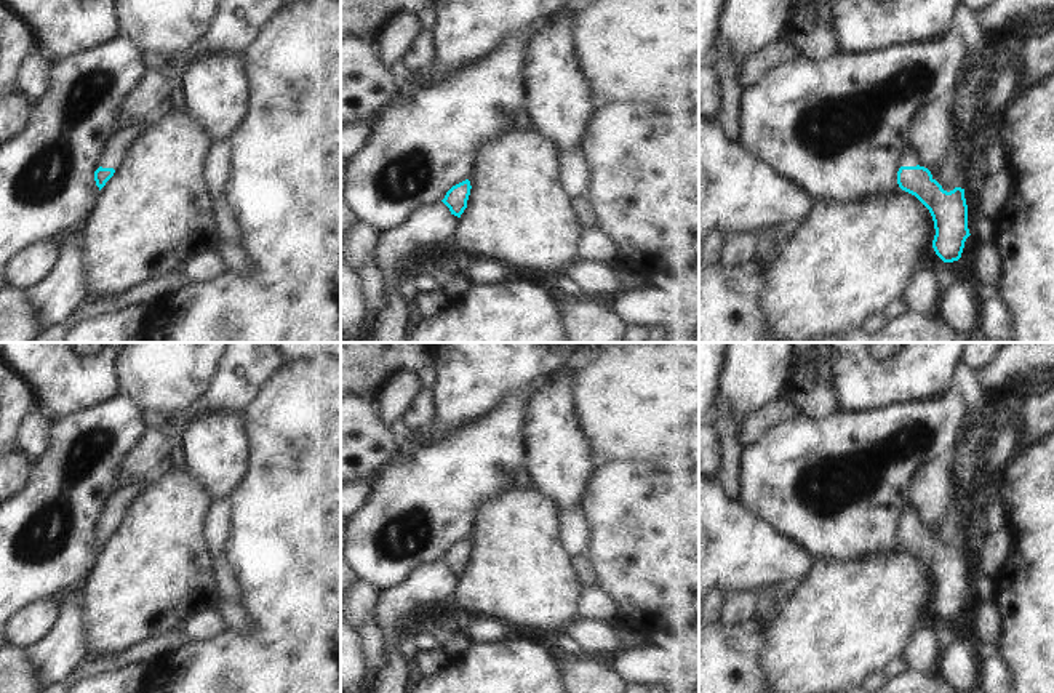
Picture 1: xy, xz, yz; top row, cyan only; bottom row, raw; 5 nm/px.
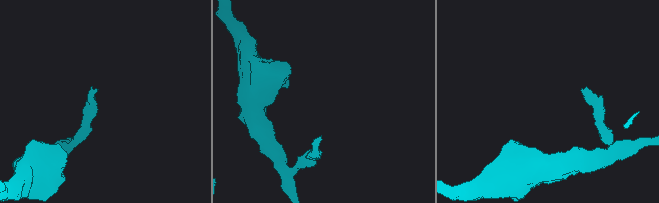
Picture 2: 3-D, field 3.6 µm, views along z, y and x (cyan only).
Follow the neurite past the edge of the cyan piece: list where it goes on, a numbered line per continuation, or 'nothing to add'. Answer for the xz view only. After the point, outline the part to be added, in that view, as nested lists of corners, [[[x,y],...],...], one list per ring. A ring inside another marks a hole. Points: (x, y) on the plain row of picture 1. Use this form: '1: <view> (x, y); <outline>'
nothing to add

